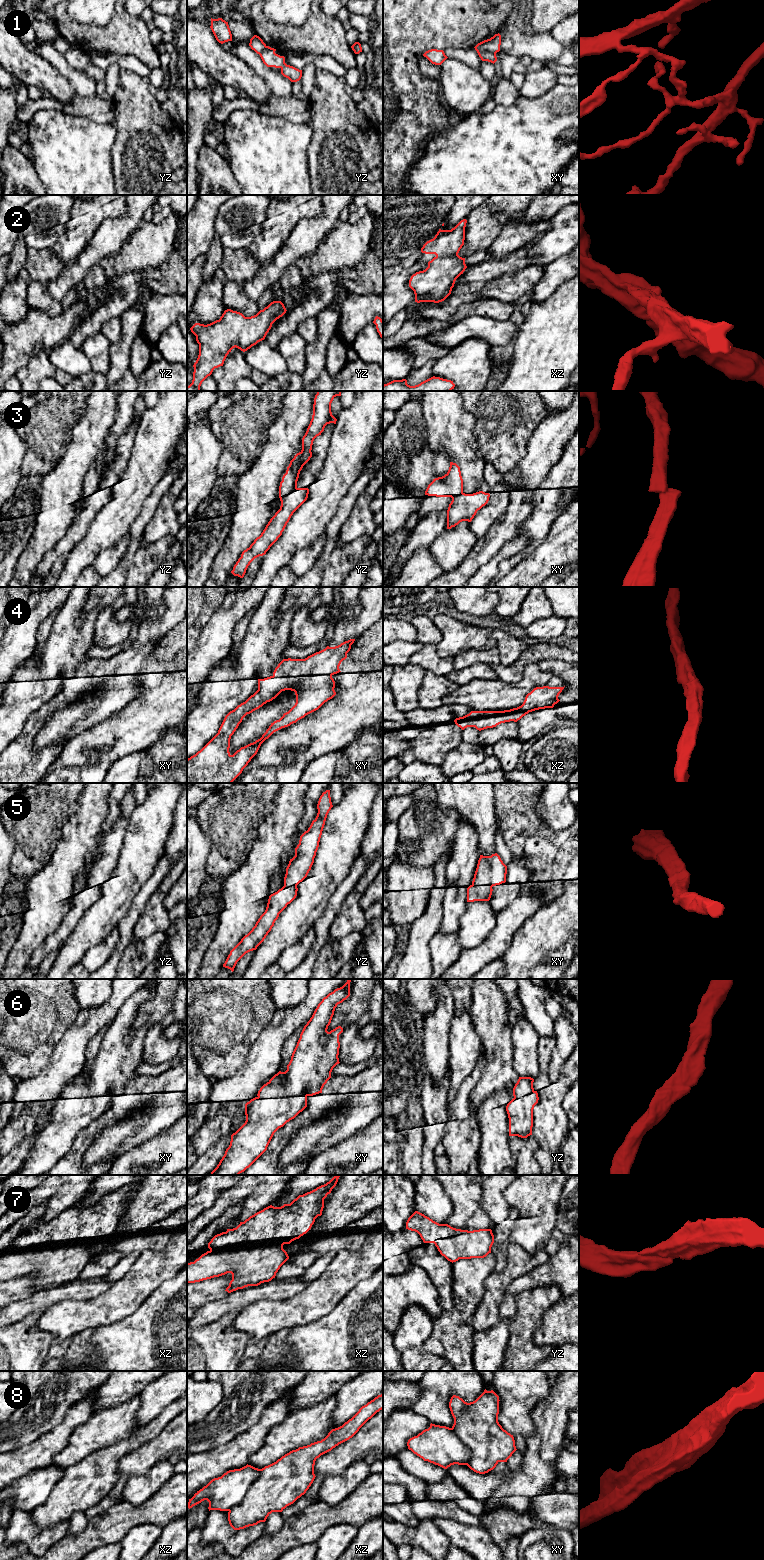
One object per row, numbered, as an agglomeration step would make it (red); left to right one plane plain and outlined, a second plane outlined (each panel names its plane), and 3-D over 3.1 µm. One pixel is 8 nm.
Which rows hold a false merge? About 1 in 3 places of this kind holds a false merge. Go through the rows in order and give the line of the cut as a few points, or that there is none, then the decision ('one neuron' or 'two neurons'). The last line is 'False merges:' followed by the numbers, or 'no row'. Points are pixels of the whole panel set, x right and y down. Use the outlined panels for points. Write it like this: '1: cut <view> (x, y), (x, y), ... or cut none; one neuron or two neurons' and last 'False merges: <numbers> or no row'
1: cut xy (495, 52), (480, 51), (478, 53); two neurons
2: cut none; one neuron
3: cut yz (296, 487), (280, 499); two neurons
4: cut none; one neuron
5: cut none; one neuron
6: cut none; one neuron
7: cut none; one neuron
8: cut none; one neuron
False merges: 1, 3

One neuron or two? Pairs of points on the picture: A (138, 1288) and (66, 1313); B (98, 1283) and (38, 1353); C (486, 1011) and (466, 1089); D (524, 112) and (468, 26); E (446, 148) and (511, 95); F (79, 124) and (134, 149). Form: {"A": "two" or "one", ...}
{"A": "one", "B": "two", "C": "two", "D": "two", "E": "two", "F": "two"}

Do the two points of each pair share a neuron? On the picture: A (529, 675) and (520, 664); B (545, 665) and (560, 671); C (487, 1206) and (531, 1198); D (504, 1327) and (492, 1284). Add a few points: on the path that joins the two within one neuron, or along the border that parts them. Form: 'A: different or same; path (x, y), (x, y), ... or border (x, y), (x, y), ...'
A: different; border (537, 662), (530, 663), (518, 681), (504, 682)
B: same; path (549, 665), (556, 667)
C: different; border (508, 1185), (503, 1193), (503, 1197), (511, 1207)
D: different; border (500, 1319), (489, 1328), (479, 1330)

